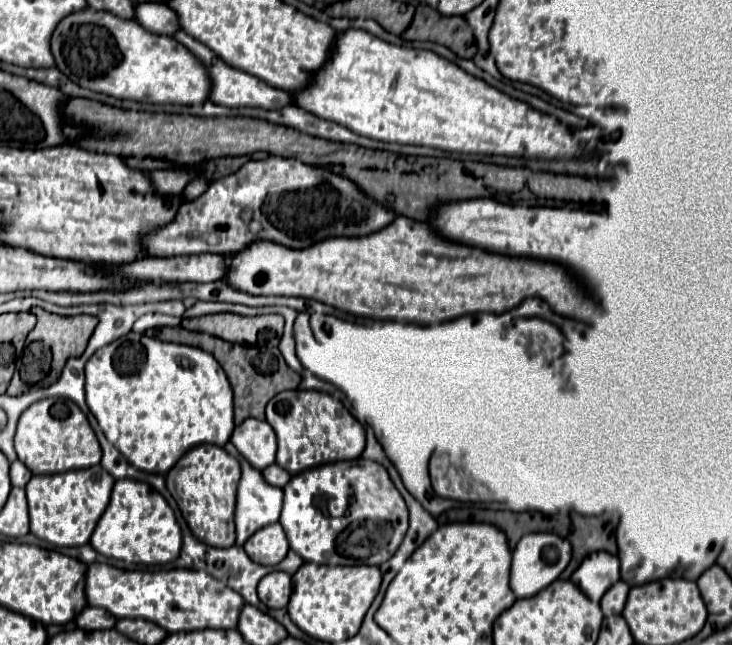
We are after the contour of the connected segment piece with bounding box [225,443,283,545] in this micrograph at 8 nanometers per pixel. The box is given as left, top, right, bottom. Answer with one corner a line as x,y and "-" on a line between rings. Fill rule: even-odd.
233,443
225,445
225,451
229,451
239,463
241,463
241,481
239,481
239,489
237,489
237,509
235,509
235,525
237,525
237,545
245,545
245,541
259,531
265,525
271,525
279,519
281,513
281,503
283,503
283,489
277,489
273,485
269,485
261,471
257,471
255,467
249,465
249,461
245,461
243,457
237,457
237,449
233,447

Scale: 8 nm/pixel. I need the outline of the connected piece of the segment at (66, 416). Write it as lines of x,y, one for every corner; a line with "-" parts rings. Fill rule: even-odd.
63,397
41,399
27,407
17,423
15,451
33,475
49,475
99,465
101,447
83,411

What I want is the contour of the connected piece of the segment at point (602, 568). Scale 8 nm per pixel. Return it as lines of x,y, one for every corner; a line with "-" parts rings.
605,551
591,553
579,569
571,575
571,581
591,599
599,601
605,591
619,581
619,559

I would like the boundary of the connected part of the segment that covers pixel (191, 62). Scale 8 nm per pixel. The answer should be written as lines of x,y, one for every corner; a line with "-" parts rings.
81,9
57,23
51,37
55,65
79,87
117,99
143,103
193,105
209,99
211,81
197,57
169,35
145,31
137,21
125,21
111,13

